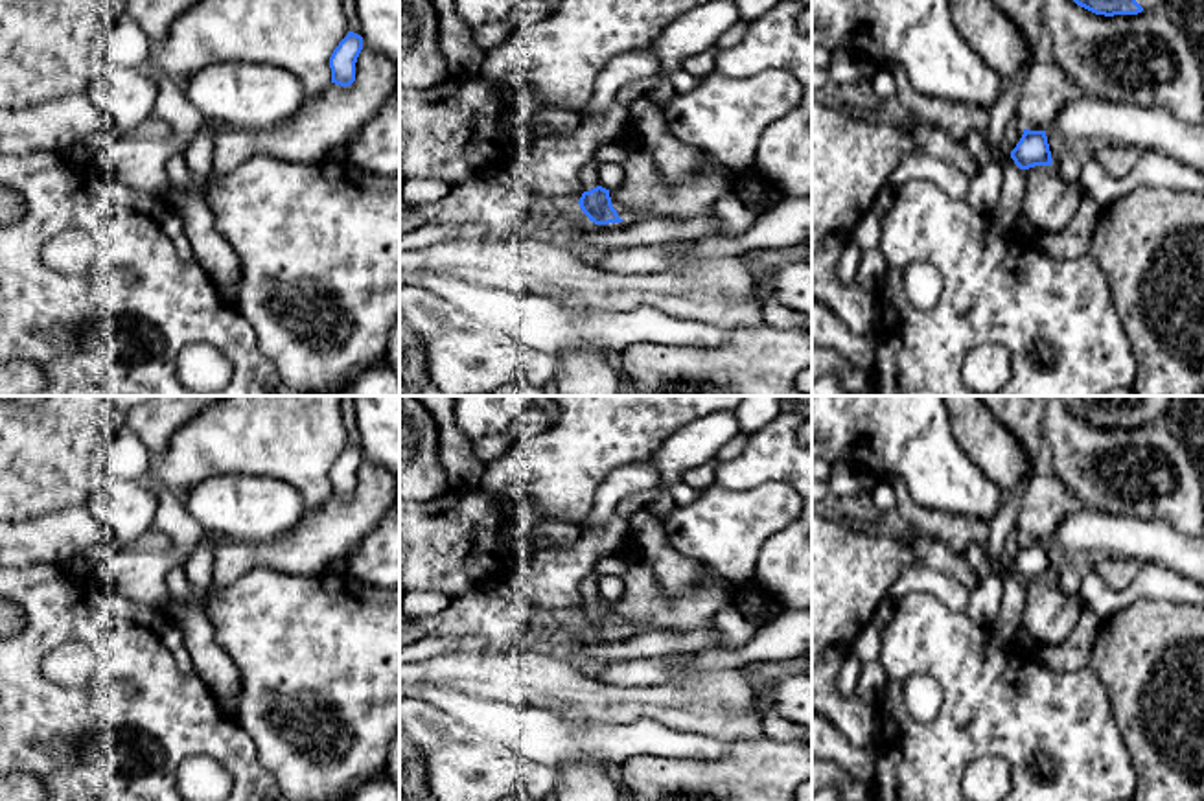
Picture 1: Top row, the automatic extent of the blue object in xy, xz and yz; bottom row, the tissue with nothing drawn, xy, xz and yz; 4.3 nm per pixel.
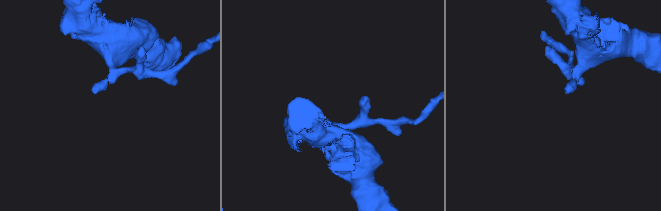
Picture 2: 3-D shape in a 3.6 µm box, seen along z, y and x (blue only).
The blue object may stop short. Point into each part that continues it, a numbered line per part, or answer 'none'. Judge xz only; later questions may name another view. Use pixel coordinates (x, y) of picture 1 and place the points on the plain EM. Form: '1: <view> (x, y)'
1: xz (590, 586)

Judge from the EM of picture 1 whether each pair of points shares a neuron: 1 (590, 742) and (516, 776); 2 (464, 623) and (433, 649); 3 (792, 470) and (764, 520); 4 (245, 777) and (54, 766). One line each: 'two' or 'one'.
1: two
2: two
3: two
4: one

